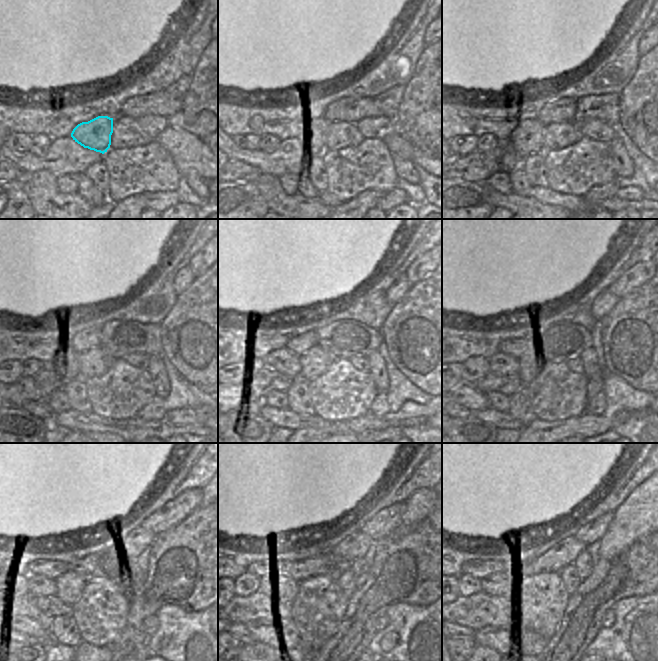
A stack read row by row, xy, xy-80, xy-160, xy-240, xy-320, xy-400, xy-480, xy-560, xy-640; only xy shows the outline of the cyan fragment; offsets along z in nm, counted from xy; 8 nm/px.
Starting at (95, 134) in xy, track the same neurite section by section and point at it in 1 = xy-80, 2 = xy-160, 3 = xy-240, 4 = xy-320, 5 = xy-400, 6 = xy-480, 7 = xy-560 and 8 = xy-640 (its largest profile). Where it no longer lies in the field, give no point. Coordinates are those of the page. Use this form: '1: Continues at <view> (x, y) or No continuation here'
1: Continues at xy-80 (313, 135)
2: Continues at xy-160 (528, 138)
3: Continues at xy-240 (67, 364)
4: Continues at xy-320 (284, 362)
5: Continues at xy-400 (474, 369)
6: Continues at xy-480 (21, 590)
7: Continues at xy-560 (247, 584)
8: Continues at xy-640 (468, 585)

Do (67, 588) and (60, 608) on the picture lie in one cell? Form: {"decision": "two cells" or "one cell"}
{"decision": "two cells"}

